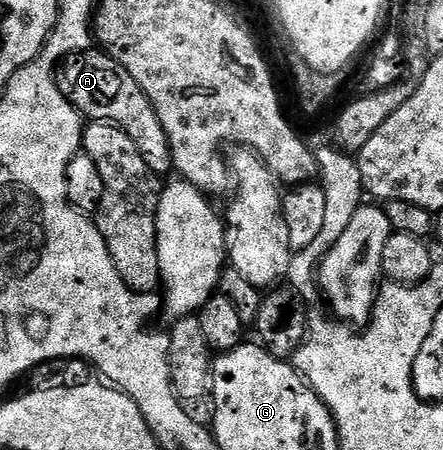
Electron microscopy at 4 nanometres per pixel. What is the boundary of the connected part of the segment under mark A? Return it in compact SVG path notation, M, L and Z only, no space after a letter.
M101 50L74 52L58 65L56 79L60 94L64 94L87 121L115 124L130 135L132 142L136 142L136 150L140 150L144 162L148 162L153 172L165 174L173 169L168 134L164 134L164 126L160 126L152 102L148 102L148 94L136 86L136 78L132 78L132 74L128 74L128 70L124 70L112 56Z

